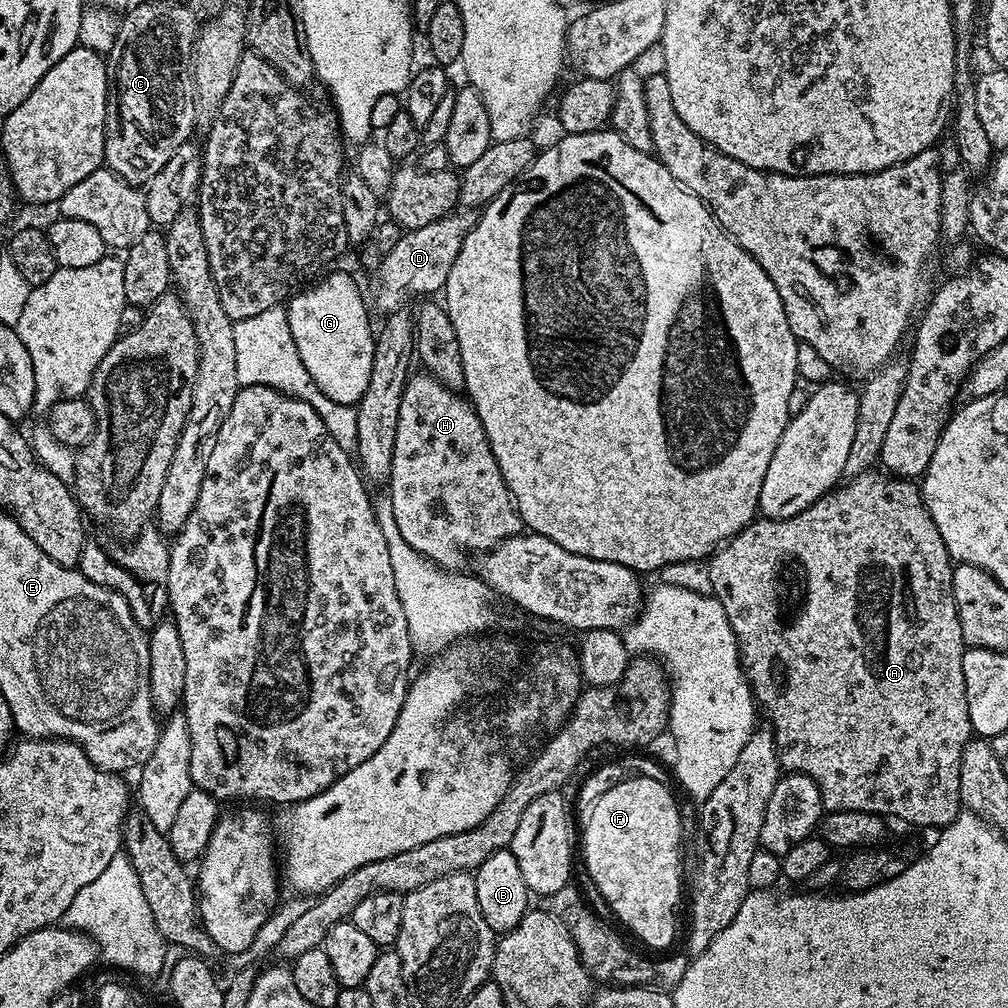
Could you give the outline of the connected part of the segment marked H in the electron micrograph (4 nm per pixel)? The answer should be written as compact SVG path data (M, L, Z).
M413 375L409 379L408 385L404 387L404 393L402 394L402 406L398 414L397 438L393 446L392 468L389 470L386 479L386 484L389 484L389 488L386 488L386 495L392 500L394 522L398 522L398 530L402 533L402 538L406 538L406 542L414 550L418 550L418 554L422 554L428 560L433 560L435 564L439 564L444 569L452 570L457 567L455 564L460 560L459 552L480 552L479 554L484 554L495 548L496 545L501 544L503 540L509 540L511 536L521 535L522 521L519 512L516 511L512 494L508 491L506 482L502 478L502 470L498 470L494 450L486 438L486 430L478 418L476 409L461 393L450 391L430 375L419 375Z

